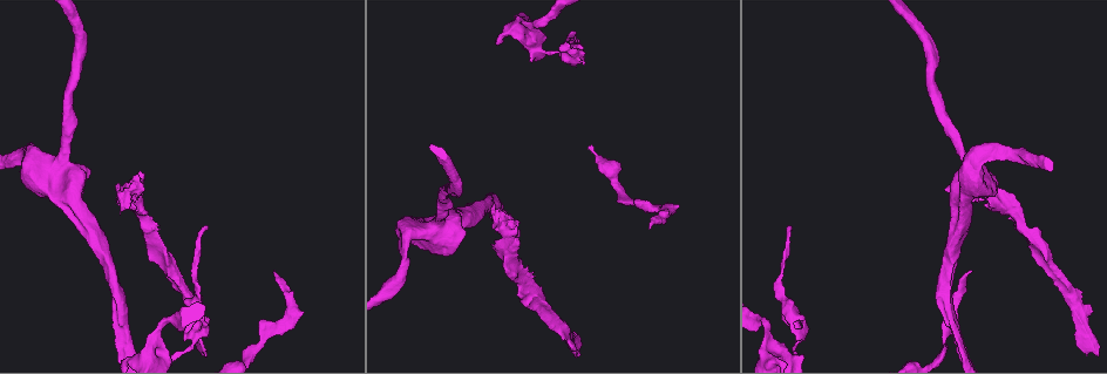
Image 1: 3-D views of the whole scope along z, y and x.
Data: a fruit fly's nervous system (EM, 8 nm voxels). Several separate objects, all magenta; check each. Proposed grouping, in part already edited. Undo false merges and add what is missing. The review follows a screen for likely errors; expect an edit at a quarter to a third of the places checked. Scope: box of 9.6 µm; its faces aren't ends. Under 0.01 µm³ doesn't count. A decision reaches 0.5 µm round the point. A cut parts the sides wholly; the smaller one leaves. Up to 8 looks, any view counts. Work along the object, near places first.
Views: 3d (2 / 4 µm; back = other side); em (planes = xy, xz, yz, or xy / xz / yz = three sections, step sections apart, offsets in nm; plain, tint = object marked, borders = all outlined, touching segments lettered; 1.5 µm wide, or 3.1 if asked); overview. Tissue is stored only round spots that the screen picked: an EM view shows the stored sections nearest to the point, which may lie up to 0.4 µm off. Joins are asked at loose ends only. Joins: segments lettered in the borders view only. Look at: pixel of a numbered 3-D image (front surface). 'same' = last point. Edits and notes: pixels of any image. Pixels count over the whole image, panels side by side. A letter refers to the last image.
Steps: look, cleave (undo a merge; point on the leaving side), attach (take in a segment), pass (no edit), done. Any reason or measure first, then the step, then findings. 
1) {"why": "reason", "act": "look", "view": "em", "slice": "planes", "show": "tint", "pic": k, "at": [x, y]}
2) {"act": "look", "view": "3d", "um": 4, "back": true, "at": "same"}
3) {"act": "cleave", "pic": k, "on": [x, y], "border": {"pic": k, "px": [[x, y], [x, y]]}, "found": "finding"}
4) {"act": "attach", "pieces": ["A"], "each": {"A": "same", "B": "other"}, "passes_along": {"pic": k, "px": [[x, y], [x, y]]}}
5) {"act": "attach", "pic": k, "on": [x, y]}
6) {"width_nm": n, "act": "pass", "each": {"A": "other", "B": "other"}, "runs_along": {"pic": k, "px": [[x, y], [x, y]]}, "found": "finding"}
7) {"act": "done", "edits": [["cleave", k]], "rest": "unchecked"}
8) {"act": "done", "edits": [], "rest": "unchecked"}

{"why": "an open end", "act": "look", "view": "3d", "um": 2, "pic": 1, "at": [149, 259]}

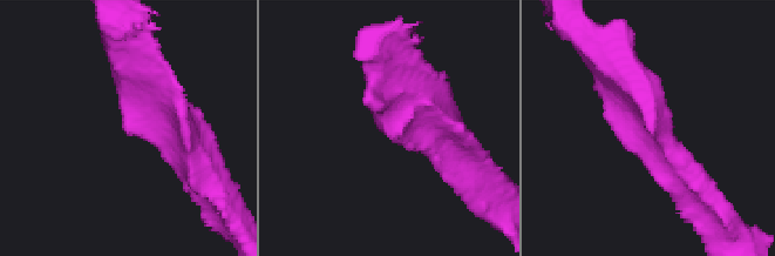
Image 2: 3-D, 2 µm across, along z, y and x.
{"why": "shape alone is not enough", "act": "look", "view": "em", "slice": "xz", "step": 4, "show": "borders", "pic": 2, "at": [133, 131]}

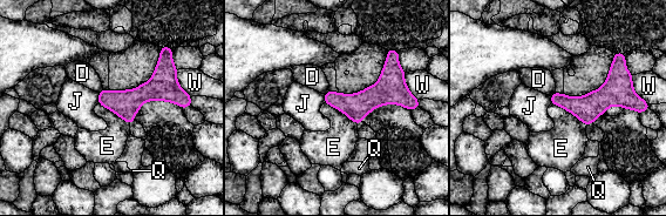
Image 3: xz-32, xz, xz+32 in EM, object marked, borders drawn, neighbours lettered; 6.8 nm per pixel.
{"width_nm": 170, "act": "pass", "each": {"D": "other", "E": "other", "J": "other", "Q": "other", "W": "other"}, "runs_along": {"pic": 3, "px": [[101, 95], [172, 93], [181, 100]]}, "found": "no lettered segment goes on from it"}

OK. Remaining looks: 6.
{"why": "free end", "act": "look", "view": "3d", "um": 2, "pic": 1, "at": [207, 227]}

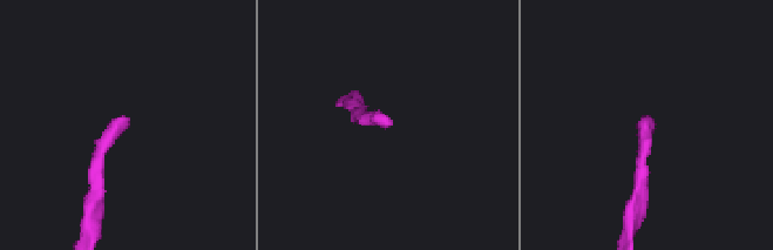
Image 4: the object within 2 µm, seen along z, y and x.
{"act": "look", "view": "em", "slice": "xy", "step": 4, "show": "borders", "pic": 4, "at": [391, 123]}

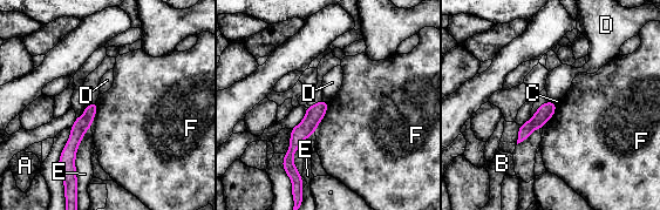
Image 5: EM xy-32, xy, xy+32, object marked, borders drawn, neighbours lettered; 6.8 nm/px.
{"why": "another direction", "act": "look", "view": "em", "slice": "xz", "step": 4, "show": "borders", "at": "same"}

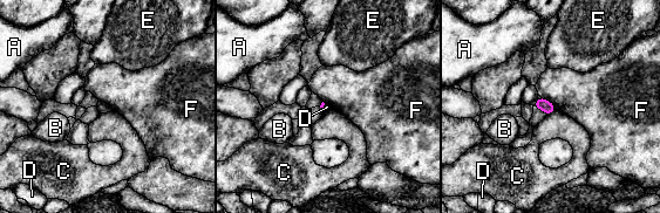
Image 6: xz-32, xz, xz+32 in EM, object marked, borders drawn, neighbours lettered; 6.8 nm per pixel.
{"longest_contact_nm": ["F", 130], "act": "pass", "each": {"A": "other", "B": "other", "C": "other", "D": "other", "E": "other", "F": "other"}, "border": {"pic": 6, "px": [[555, 109], [548, 115]]}, "found": "none of them fits"}

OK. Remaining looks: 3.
{"why": "sharp bend", "act": "look", "view": "3d", "um": 2, "pic": 1, "at": [583, 56]}

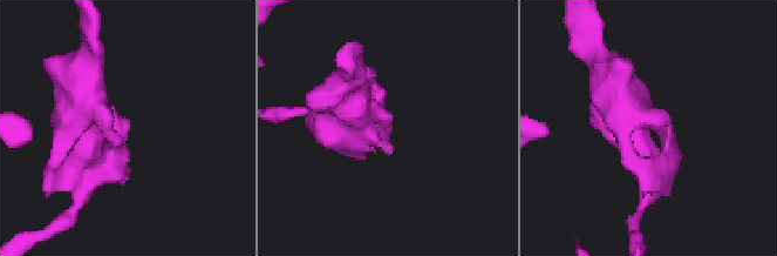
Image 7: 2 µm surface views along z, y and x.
{"why": "need the tissue", "act": "look", "view": "em", "slice": "planes", "show": "borders", "pic": 7, "at": [108, 160]}

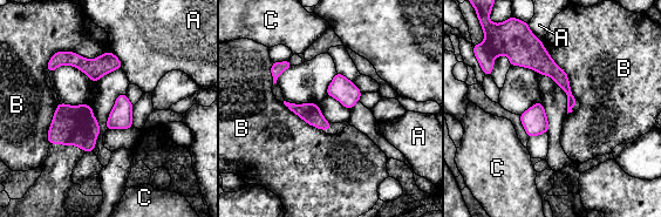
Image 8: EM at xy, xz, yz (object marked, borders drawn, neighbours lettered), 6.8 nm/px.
{"act": "cleave", "pic": 8, "on": [69, 126], "each": {"A": "other", "B": "other", "C": "other"}, "border": {"pic": 8, "px": [[93, 116], [84, 143], [81, 147]]}, "found": "two neurons meet here"}

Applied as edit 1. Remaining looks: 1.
{"act": "done", "edits": [["cleave", 8]], "rest": "unchecked"}

